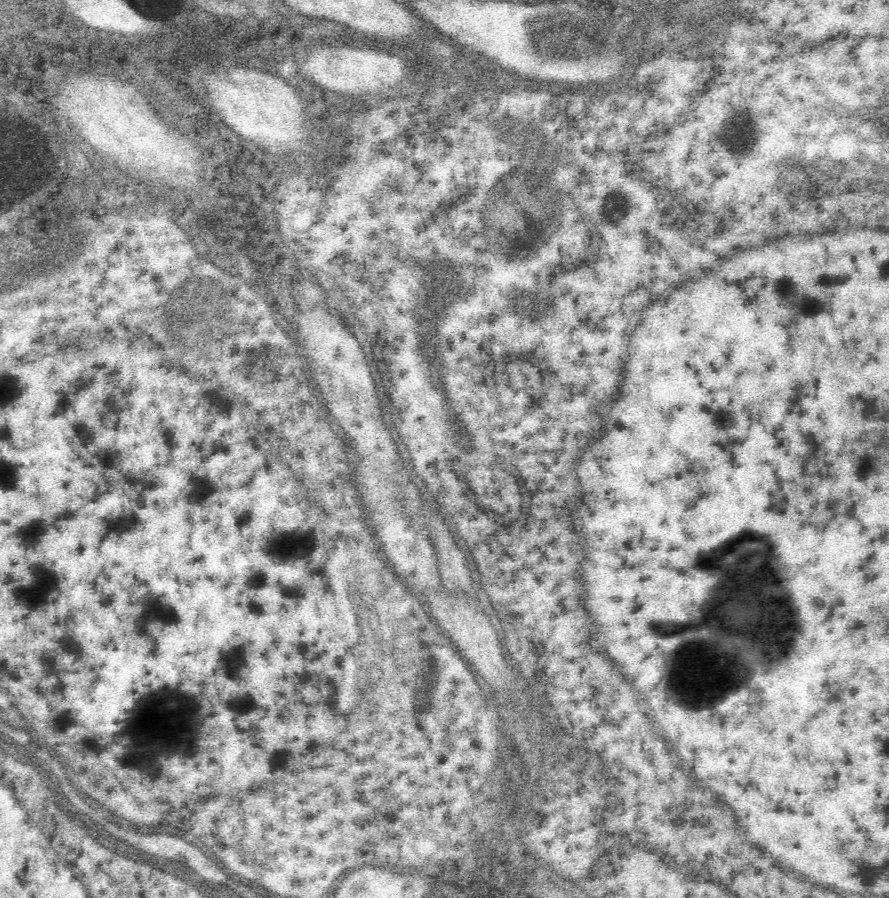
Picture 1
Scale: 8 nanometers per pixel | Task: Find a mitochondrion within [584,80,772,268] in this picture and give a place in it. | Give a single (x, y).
(743, 135)

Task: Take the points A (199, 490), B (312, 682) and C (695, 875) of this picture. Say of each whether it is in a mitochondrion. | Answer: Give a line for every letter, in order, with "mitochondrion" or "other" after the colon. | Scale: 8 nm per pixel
A: mitochondrion
B: mitochondrion
C: other

